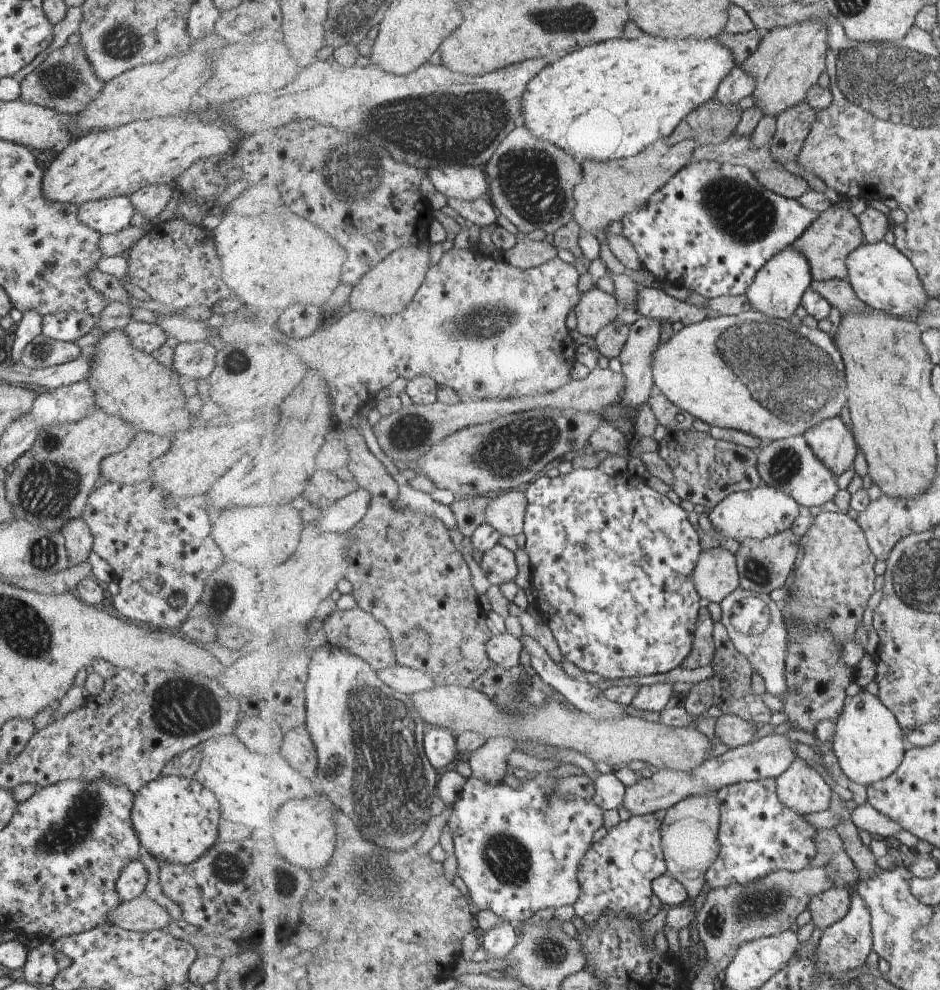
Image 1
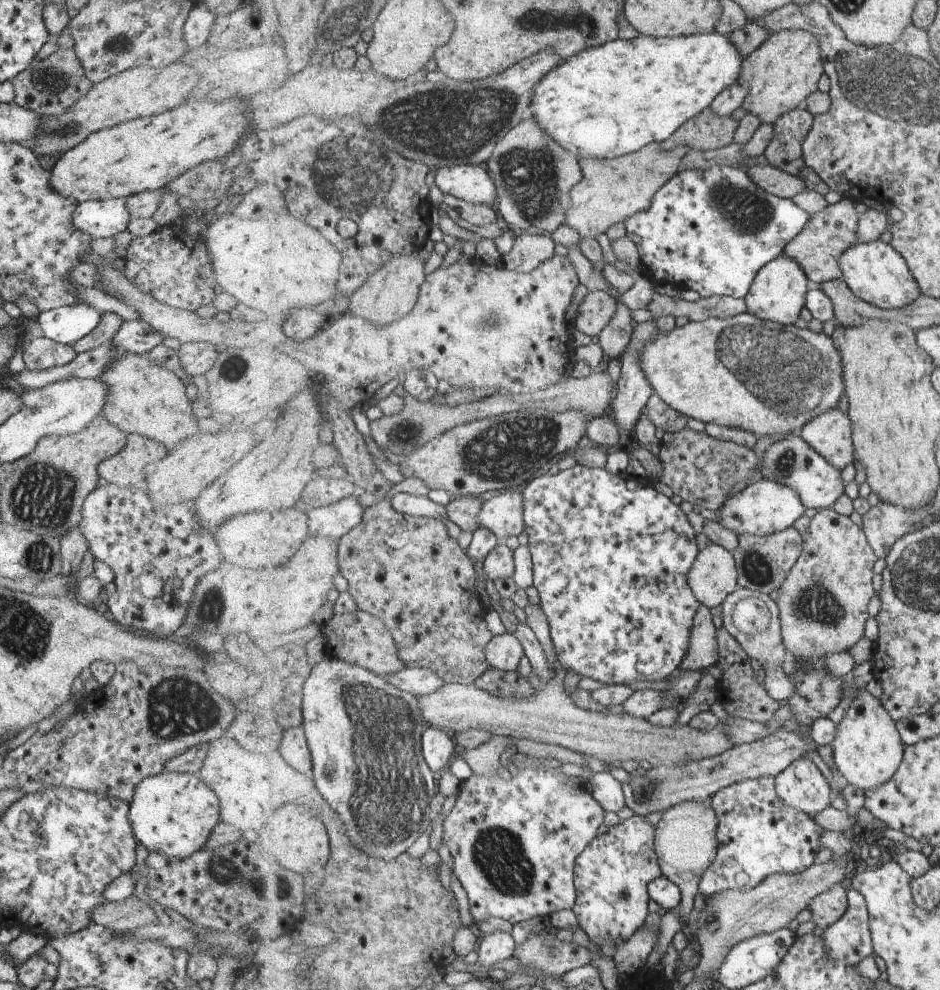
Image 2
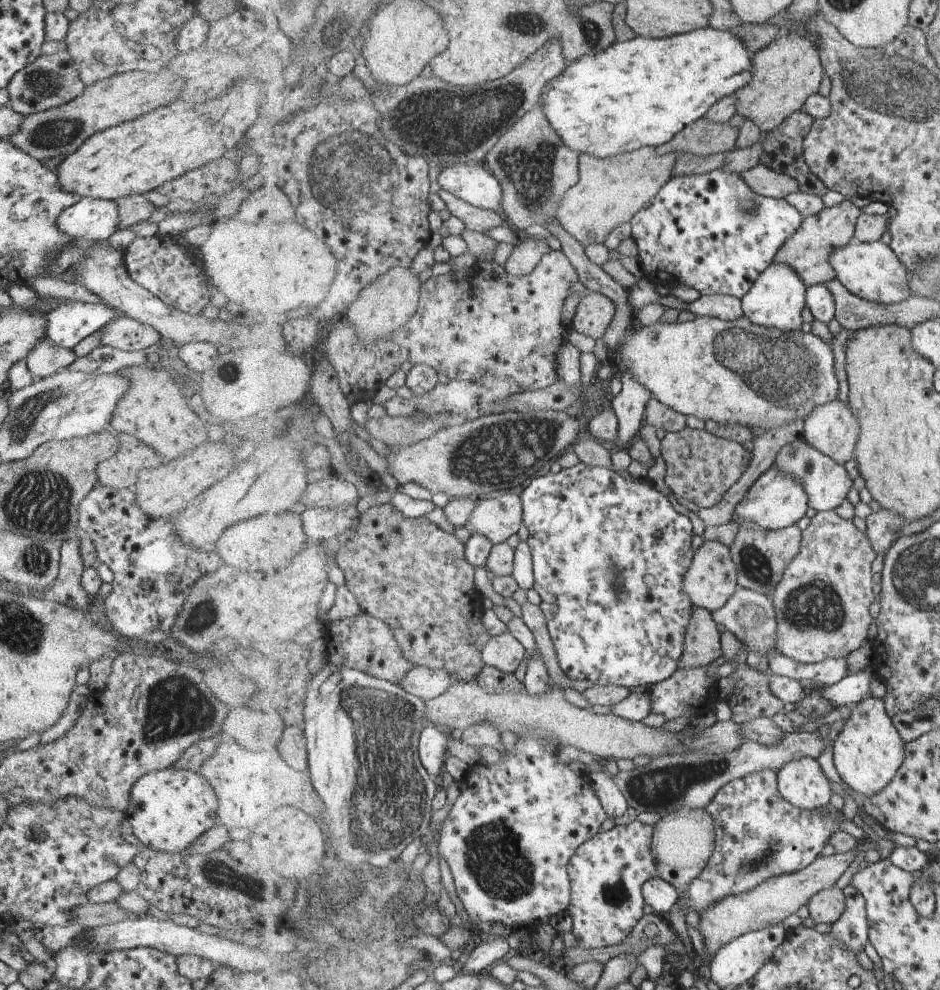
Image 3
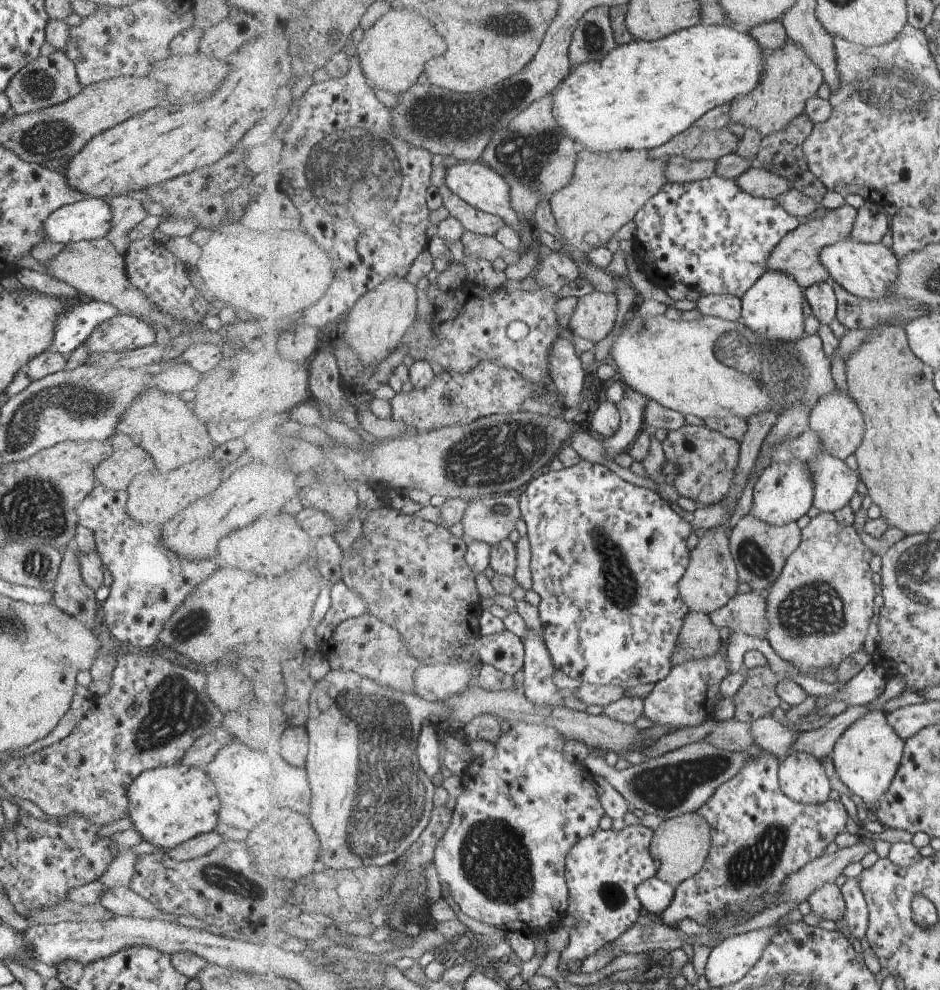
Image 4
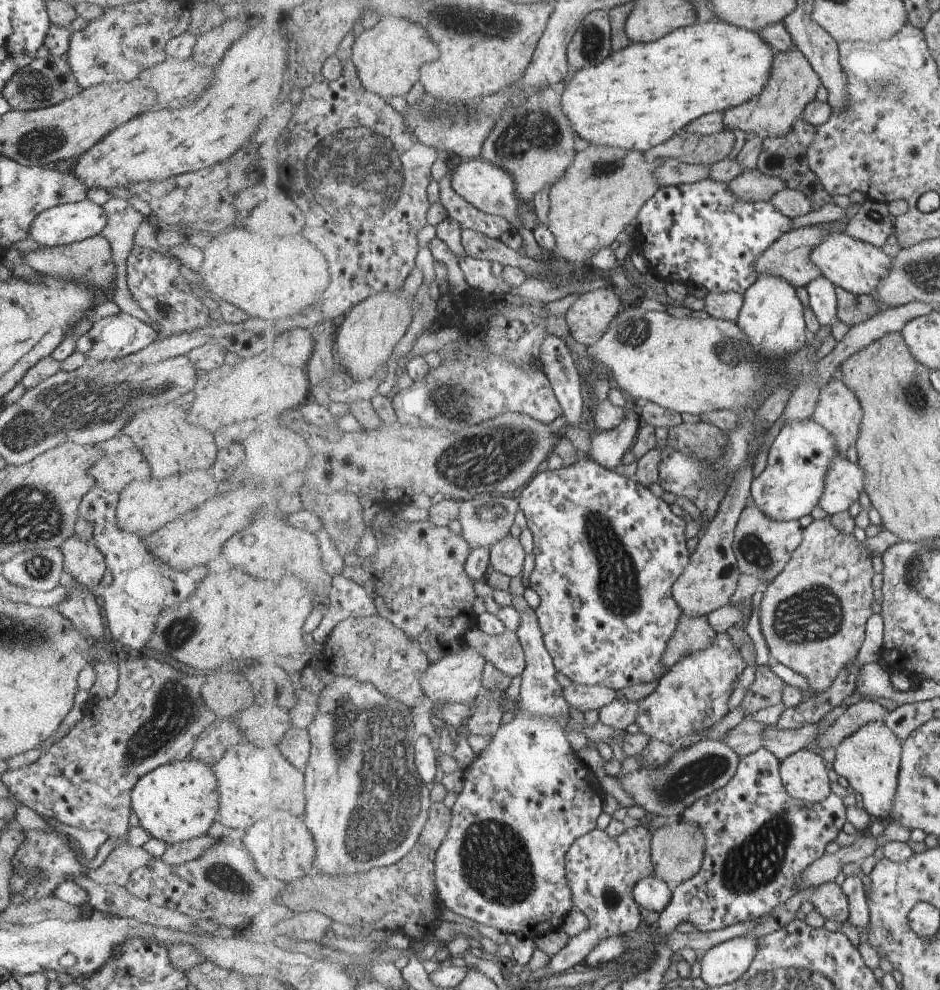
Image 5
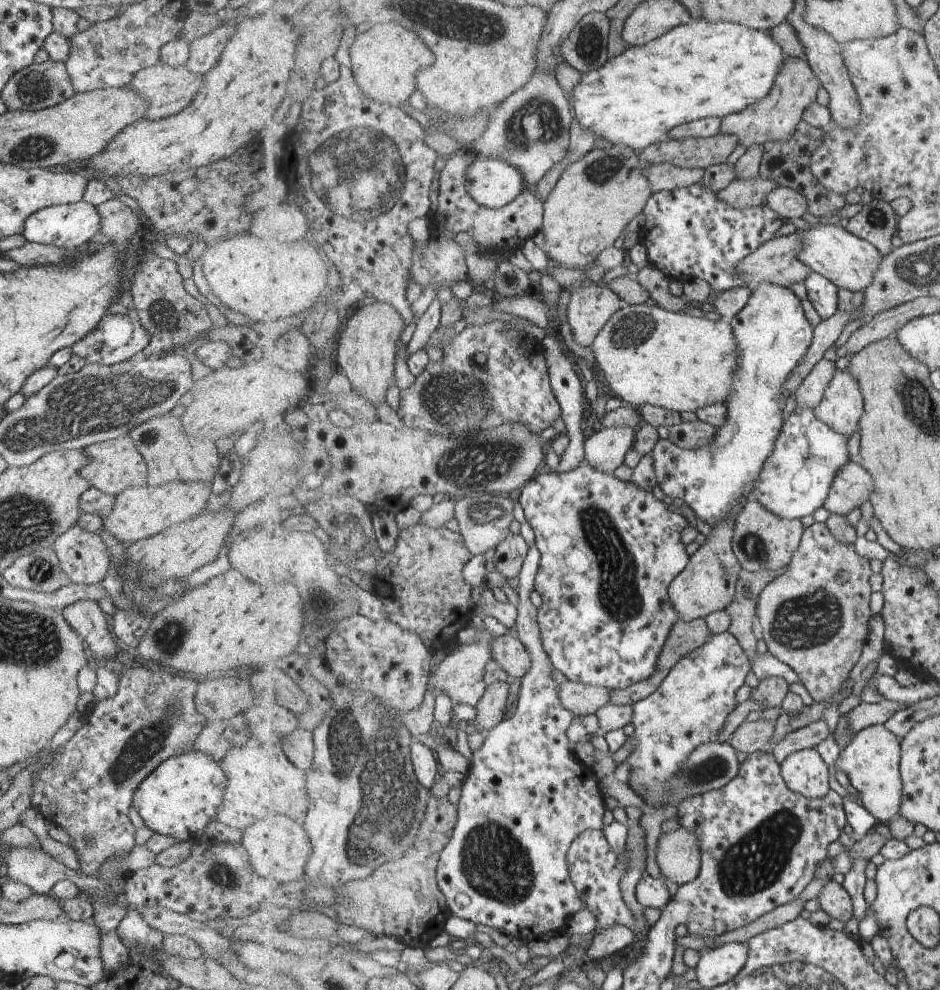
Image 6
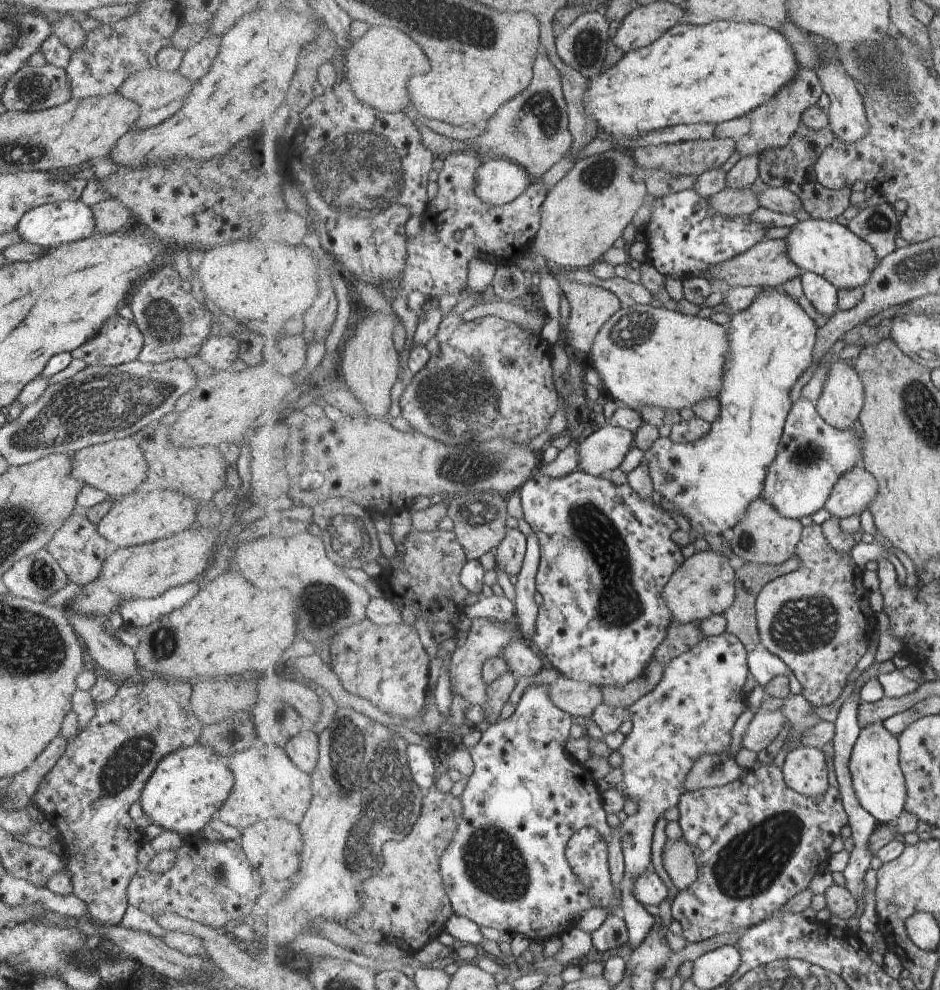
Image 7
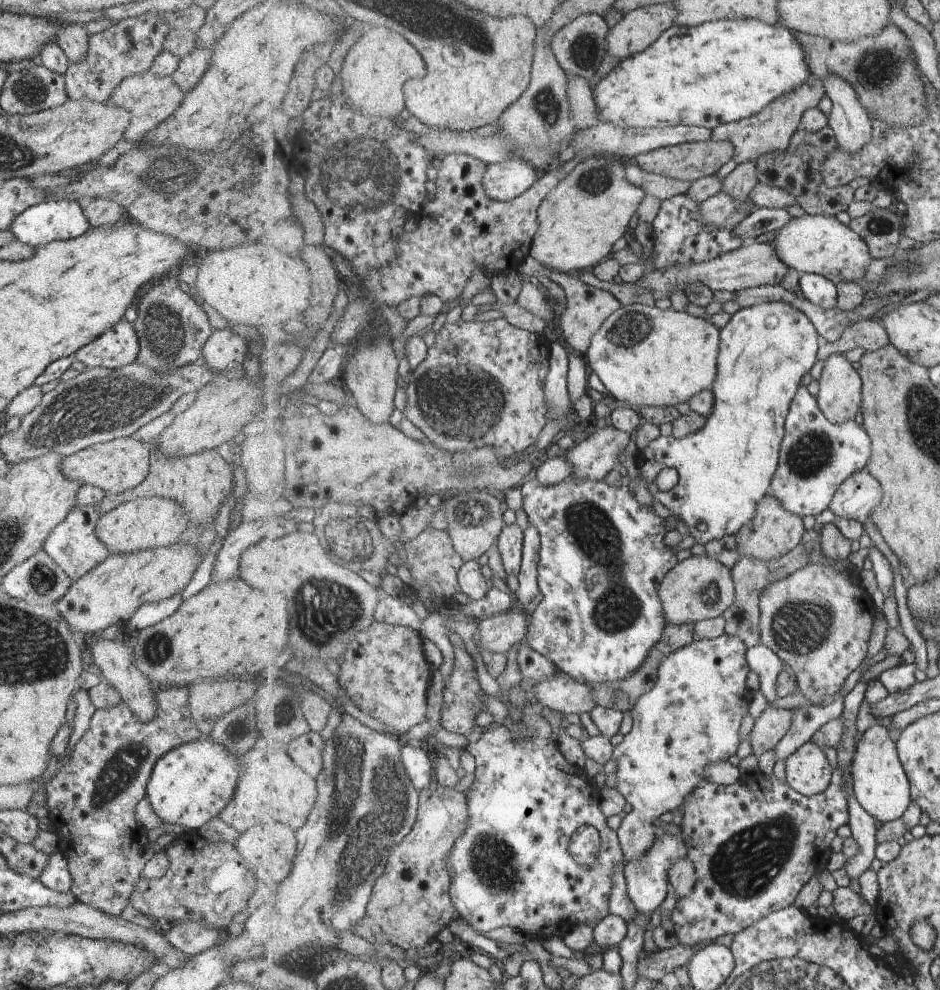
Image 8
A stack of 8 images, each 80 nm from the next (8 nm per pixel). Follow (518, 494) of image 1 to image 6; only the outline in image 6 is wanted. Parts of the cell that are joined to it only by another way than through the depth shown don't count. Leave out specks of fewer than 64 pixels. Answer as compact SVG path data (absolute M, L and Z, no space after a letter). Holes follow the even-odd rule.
M492 493L474 494L456 500L456 520L460 533L473 555L485 554L489 548L497 548L508 536L509 524L513 522L515 510L515 496L495 496Z

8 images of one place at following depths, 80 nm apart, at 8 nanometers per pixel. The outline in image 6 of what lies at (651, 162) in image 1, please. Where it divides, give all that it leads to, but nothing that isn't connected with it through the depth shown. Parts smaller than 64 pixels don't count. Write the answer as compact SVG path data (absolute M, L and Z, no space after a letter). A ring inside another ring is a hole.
M623 145L593 148L566 167L544 202L542 230L546 239L544 250L547 256L569 269L583 270L593 266L600 254L613 246L636 216L644 212L645 205L655 193L650 178L646 175L649 167L649 164L642 162L638 151Z

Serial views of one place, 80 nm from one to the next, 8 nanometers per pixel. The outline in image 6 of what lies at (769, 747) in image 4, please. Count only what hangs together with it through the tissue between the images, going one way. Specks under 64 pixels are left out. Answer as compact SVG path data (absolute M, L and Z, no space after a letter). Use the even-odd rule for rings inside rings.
M821 718L802 729L787 733L782 740L772 746L773 754L780 762L784 761L790 754L805 749L814 749L829 738L831 734L827 722Z

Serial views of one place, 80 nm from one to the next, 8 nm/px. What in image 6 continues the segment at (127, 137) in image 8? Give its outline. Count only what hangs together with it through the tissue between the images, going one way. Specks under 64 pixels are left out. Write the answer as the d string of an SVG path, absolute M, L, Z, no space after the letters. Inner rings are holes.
M158 63L152 67L139 69L132 76L129 86L148 100L149 110L145 112L145 118L155 120L155 118L163 118L163 116L169 116L169 114L175 114L175 112L183 110L191 102L193 94L197 92L197 88L201 84L203 84L203 76L191 74L183 66L170 67L169 65Z

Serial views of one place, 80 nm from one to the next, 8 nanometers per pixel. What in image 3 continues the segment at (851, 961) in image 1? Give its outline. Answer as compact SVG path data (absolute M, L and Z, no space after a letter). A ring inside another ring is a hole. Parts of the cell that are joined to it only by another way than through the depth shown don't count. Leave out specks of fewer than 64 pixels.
M852 884L845 889L847 908L843 916L831 924L829 934L843 946L849 946L853 955L865 950L870 941L870 922L863 893Z

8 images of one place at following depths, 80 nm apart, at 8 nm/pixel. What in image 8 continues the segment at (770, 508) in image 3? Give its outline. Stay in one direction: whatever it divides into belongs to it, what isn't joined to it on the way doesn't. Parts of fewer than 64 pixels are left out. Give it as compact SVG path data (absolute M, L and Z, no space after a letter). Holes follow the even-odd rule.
M803 386L793 400L786 420L785 438L780 450L780 466L773 477L769 494L777 497L789 512L797 516L817 516L823 510L829 509L833 497L845 480L867 467L871 456L872 438L867 430L863 426L857 426L854 421L840 425L831 422L824 412L821 412L819 400L811 396L809 390Z

